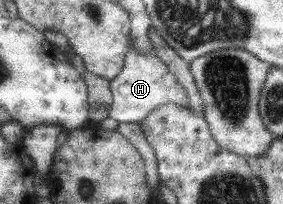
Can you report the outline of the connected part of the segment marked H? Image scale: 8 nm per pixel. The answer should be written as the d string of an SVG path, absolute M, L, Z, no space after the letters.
M131 33L131 49L124 57L124 68L116 78L110 81L110 89L113 102L109 115L120 124L136 125L150 114L150 111L162 105L162 103L174 103L180 107L189 108L189 102L183 89L174 78L174 75L167 69L162 59L159 59L153 52L140 52L133 47Z

